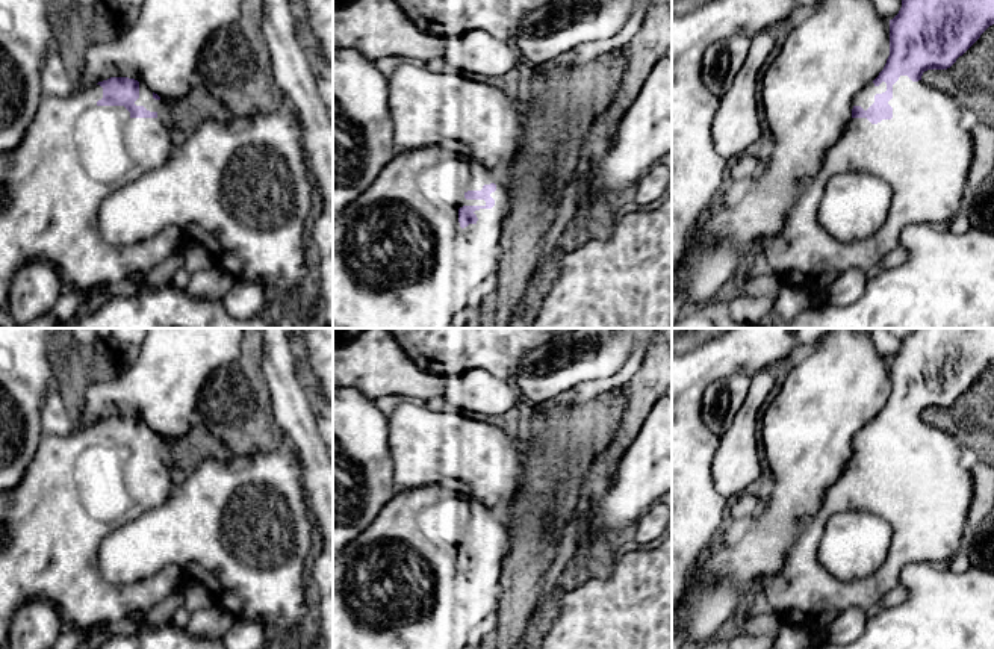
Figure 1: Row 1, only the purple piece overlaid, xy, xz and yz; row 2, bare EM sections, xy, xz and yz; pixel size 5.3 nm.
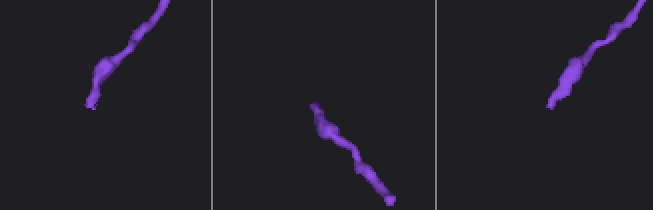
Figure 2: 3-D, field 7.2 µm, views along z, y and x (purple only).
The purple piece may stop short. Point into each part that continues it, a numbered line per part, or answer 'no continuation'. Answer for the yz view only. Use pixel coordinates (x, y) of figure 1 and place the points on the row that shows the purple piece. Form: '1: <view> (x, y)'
1: yz (923, 153)

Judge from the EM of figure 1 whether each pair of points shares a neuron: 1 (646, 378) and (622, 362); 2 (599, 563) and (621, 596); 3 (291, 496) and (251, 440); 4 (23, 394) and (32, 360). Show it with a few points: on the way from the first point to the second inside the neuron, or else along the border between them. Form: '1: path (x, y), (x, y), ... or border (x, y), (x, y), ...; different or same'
1: border (652, 344), (627, 377); different
2: border (599, 577), (590, 578), (571, 590); different
3: border (286, 444), (271, 451), (233, 456); different
4: path (23, 386), (24, 368); same

